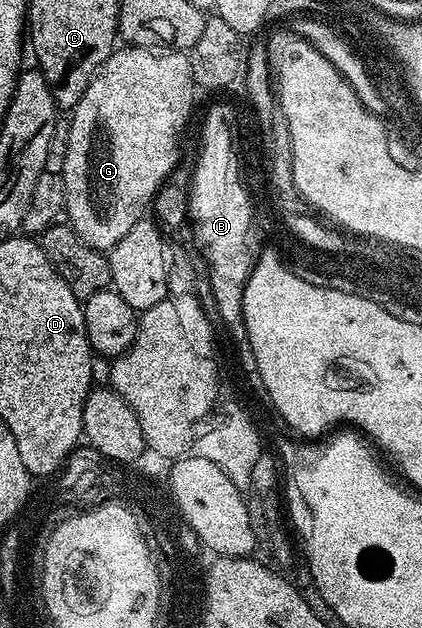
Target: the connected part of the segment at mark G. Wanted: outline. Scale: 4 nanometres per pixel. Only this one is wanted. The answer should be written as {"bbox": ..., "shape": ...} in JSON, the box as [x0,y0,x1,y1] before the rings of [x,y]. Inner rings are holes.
{"bbox":[61,45,197,251],"shape":[[[140,45],[119,47],[116,48],[114,53],[111,53],[109,55],[109,59],[105,59],[105,63],[99,67],[98,71],[95,72],[95,74],[93,75],[93,79],[89,83],[89,87],[85,87],[85,95],[81,95],[81,99],[75,105],[75,108],[70,110],[69,117],[71,117],[71,126],[69,126],[67,129],[67,150],[65,150],[63,153],[63,167],[61,167],[65,199],[67,200],[66,220],[69,222],[71,228],[75,230],[75,233],[79,236],[79,238],[85,243],[89,243],[89,247],[93,247],[94,249],[98,249],[100,251],[110,251],[111,248],[117,243],[121,243],[121,239],[125,239],[125,235],[129,230],[131,230],[131,228],[133,227],[133,223],[144,220],[146,213],[143,212],[145,212],[146,209],[148,212],[148,210],[152,208],[153,202],[155,200],[155,192],[163,186],[163,182],[166,181],[172,173],[176,172],[178,165],[175,164],[177,164],[179,161],[179,136],[182,135],[183,128],[186,127],[187,120],[189,120],[191,117],[191,108],[193,108],[195,105],[195,93],[197,94],[197,86],[195,80],[193,79],[193,75],[191,74],[190,56],[188,56],[186,52],[180,51],[178,49],[164,48],[162,51],[160,51],[159,49],[146,49],[145,47],[141,47]]]}

